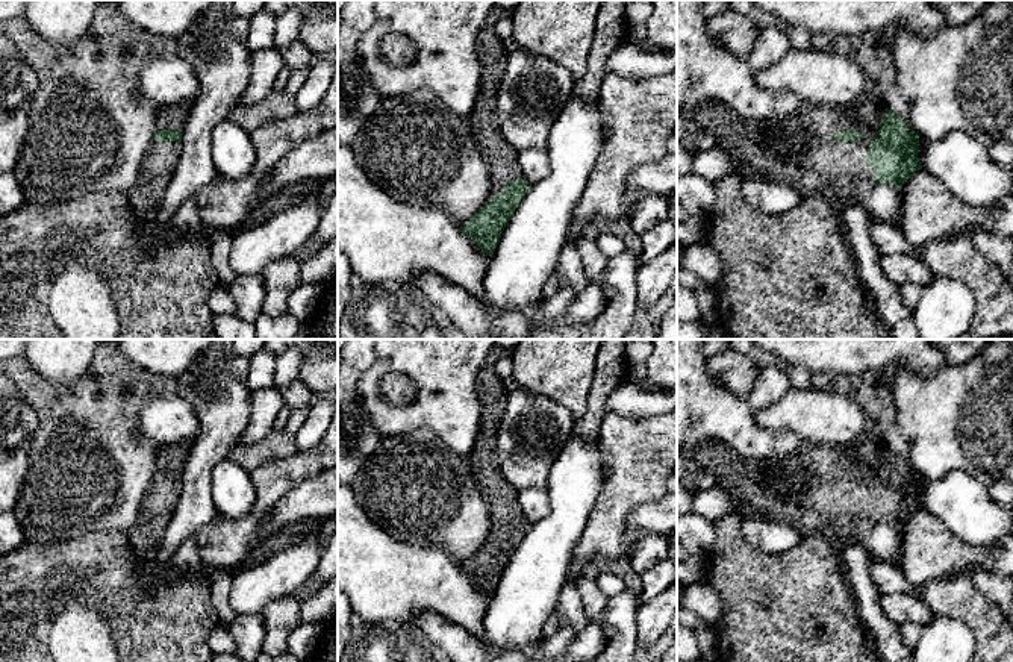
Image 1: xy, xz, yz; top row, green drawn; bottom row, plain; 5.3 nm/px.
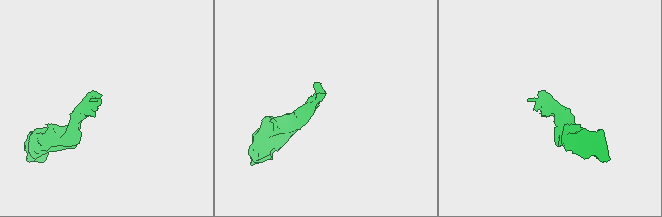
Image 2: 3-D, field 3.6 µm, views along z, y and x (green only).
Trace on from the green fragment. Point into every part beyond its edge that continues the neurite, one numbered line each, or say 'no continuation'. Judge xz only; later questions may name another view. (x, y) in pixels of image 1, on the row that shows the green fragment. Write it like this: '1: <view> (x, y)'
1: xz (501, 159)

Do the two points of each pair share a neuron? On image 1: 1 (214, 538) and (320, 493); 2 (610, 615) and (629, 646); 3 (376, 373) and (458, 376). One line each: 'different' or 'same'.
1: different
2: same
3: same

